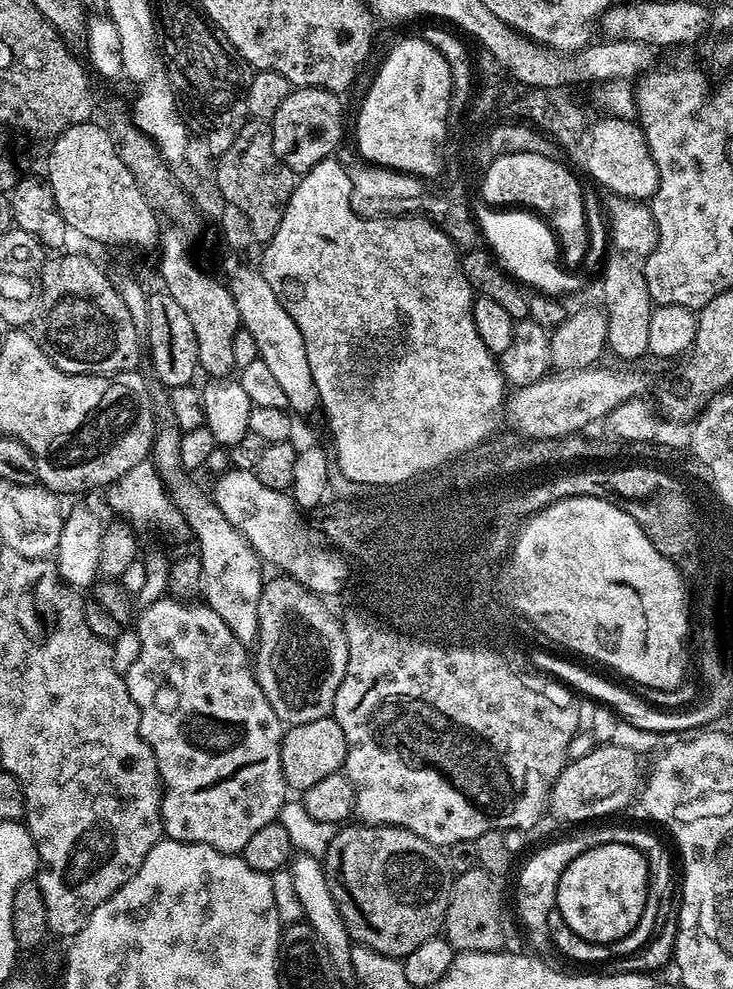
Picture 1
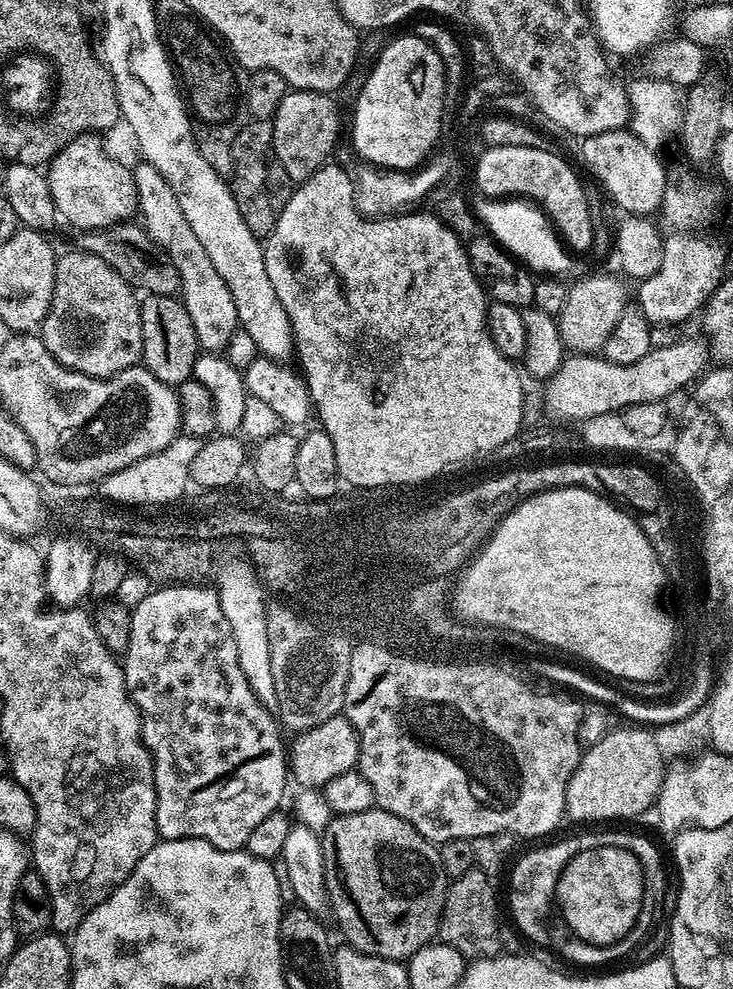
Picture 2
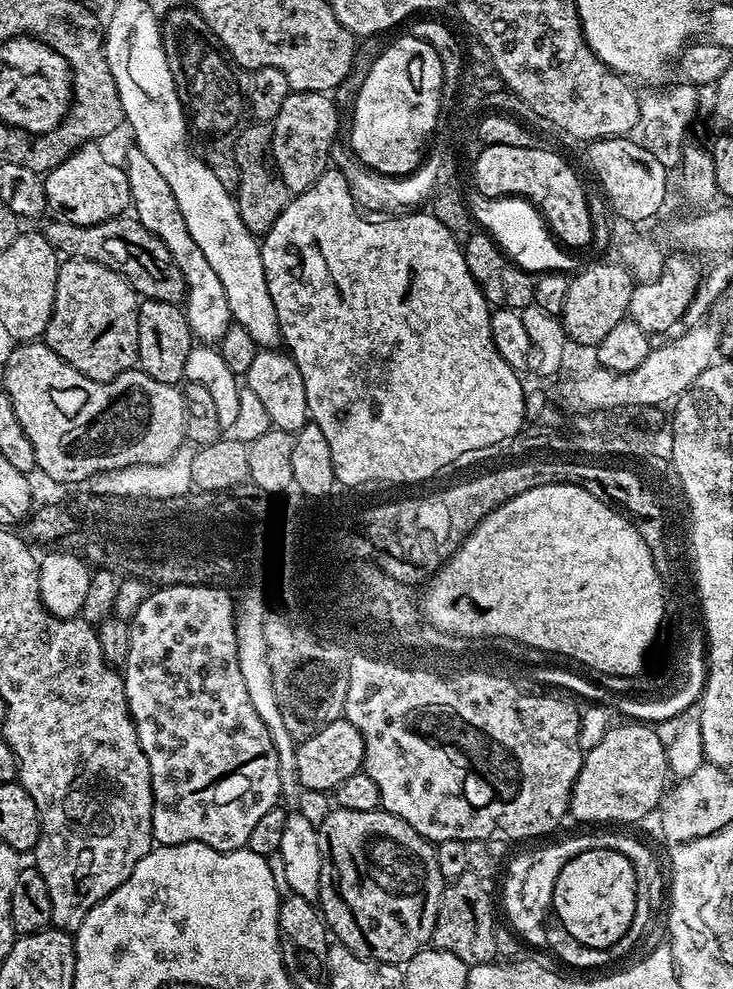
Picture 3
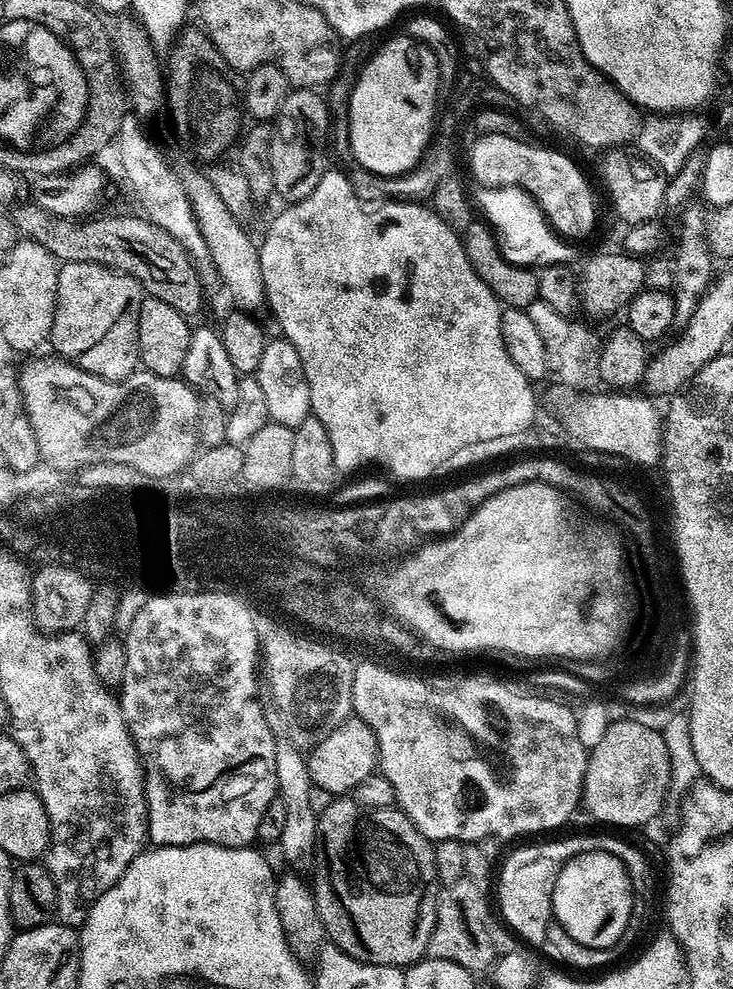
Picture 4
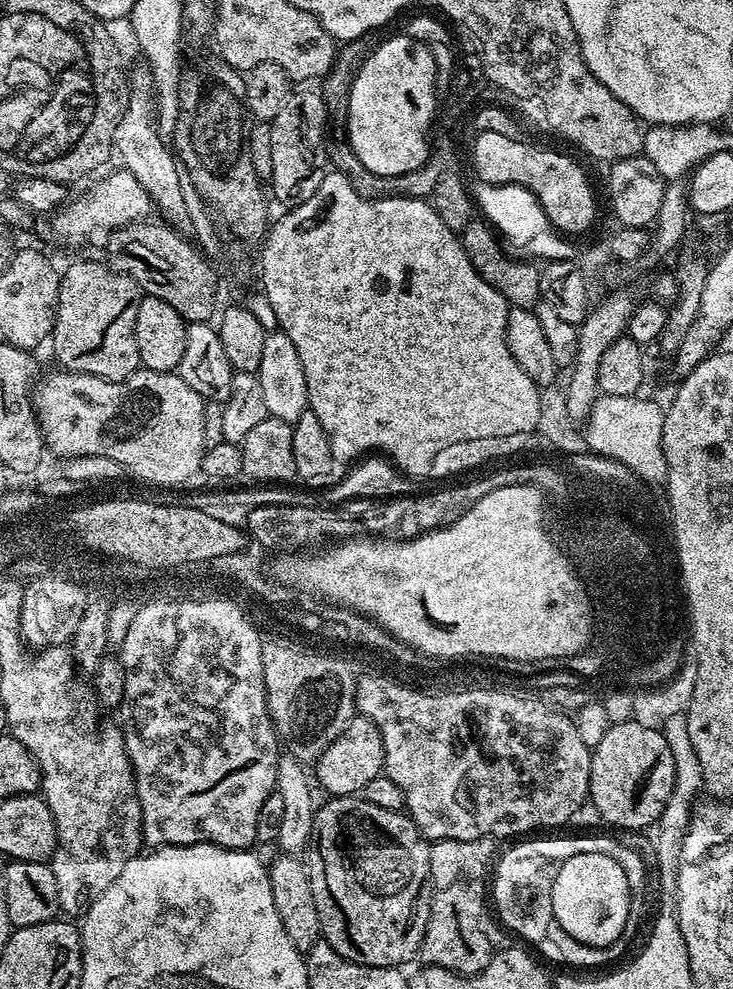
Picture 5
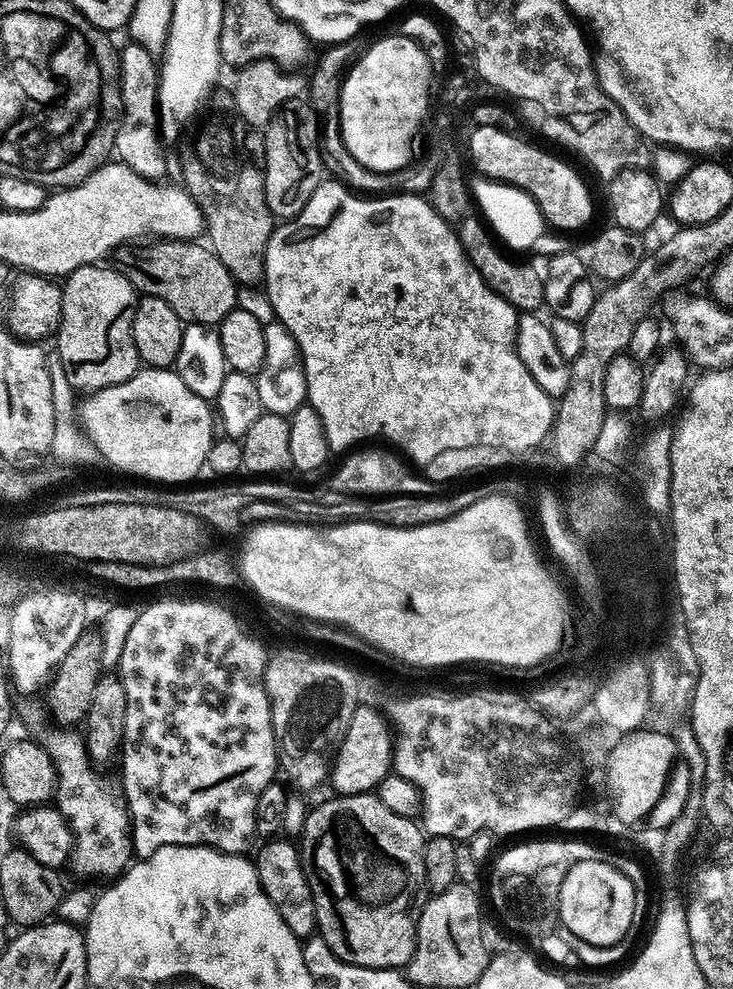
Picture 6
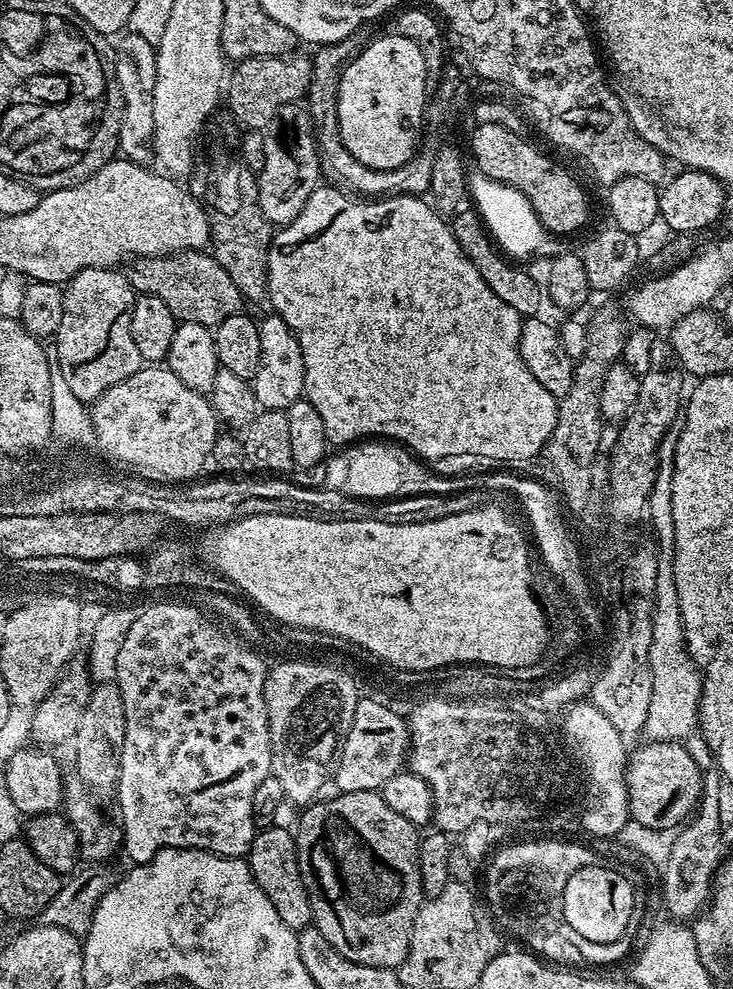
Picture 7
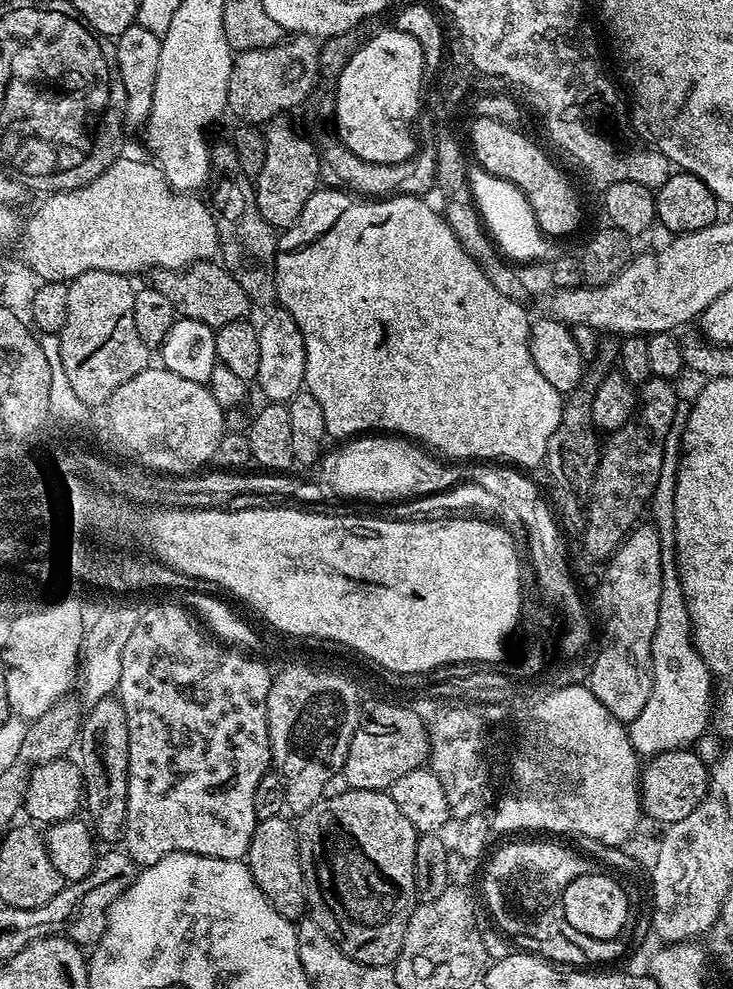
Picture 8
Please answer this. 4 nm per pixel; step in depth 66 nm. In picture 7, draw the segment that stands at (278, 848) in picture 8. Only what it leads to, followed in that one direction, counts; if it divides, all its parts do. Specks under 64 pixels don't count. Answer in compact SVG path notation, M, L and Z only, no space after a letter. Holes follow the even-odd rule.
M280 827L261 828L257 831L252 839L252 849L248 851L246 863L262 894L270 898L270 906L278 910L278 918L282 918L282 922L286 922L286 926L290 926L298 934L312 924L312 907L300 873L295 835Z

